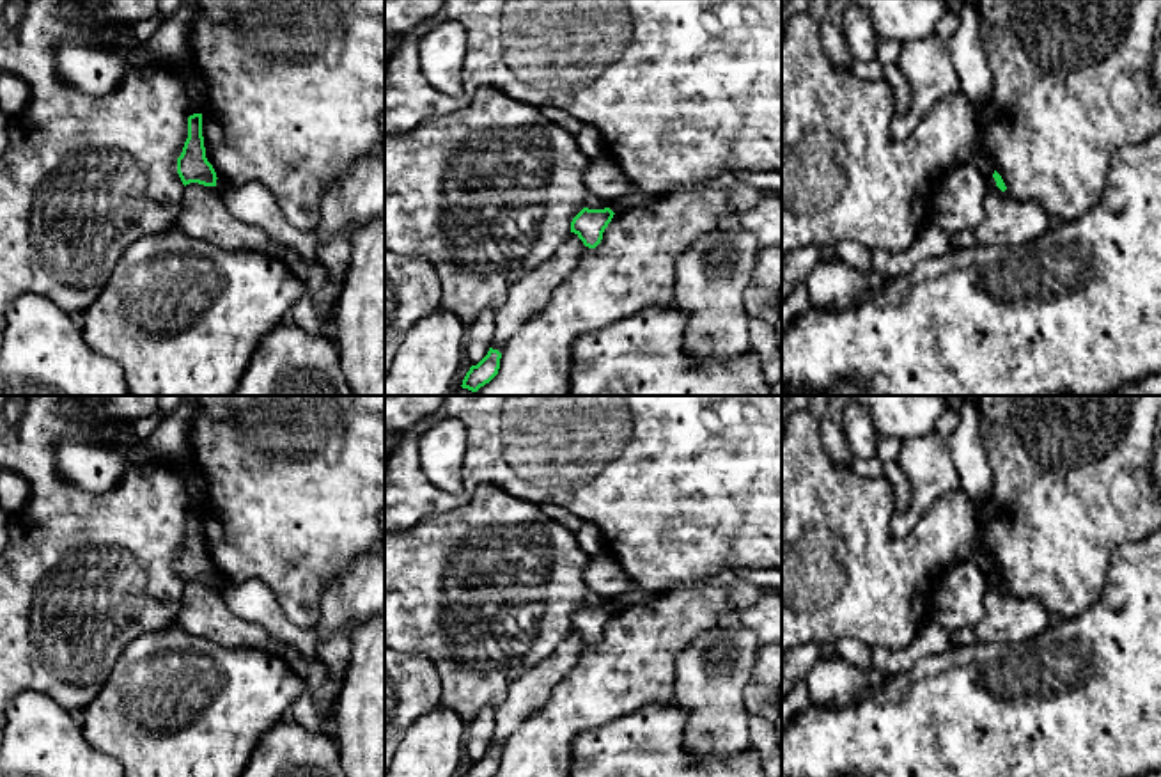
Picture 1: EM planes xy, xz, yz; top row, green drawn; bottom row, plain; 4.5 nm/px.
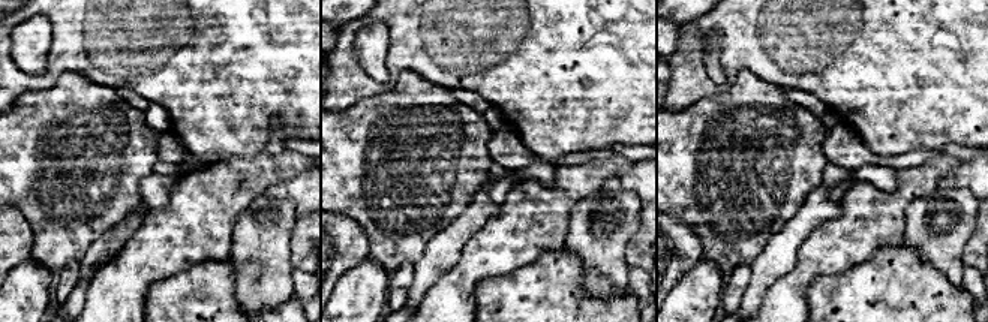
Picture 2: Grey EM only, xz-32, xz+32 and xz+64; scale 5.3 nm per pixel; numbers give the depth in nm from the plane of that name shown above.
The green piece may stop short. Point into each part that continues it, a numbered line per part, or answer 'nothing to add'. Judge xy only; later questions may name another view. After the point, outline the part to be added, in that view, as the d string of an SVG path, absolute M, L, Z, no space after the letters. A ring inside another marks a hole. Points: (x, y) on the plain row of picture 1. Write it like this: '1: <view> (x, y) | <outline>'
nothing to add

